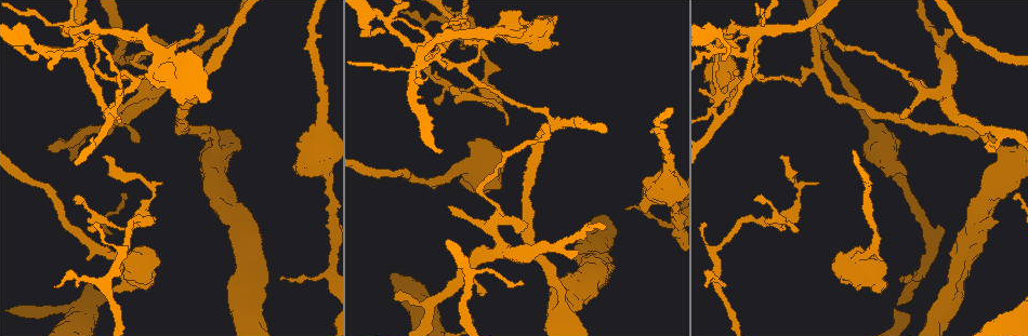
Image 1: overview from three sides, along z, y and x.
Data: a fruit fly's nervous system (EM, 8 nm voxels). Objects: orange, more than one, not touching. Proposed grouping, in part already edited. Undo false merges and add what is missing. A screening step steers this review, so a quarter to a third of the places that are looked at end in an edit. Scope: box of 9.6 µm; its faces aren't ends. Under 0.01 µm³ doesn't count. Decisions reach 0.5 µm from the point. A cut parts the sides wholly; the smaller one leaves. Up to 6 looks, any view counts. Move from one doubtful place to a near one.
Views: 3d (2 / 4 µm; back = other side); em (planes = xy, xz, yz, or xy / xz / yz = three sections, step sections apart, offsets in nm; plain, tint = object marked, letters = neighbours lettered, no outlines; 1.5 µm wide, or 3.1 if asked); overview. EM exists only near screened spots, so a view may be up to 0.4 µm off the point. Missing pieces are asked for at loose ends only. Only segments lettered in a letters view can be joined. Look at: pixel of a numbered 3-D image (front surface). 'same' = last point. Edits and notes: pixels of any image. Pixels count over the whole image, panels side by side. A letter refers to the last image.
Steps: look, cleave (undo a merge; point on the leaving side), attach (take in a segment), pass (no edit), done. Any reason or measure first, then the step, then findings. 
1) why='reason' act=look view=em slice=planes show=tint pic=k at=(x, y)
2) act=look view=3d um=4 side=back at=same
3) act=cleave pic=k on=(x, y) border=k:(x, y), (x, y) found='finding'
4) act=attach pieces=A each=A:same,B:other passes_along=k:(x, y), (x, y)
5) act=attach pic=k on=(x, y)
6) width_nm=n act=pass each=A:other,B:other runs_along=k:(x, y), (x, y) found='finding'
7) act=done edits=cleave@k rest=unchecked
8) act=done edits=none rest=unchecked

why='an open end' act=look view=em slice=xz step=4 show=letters pic=1 at=(710, 100)

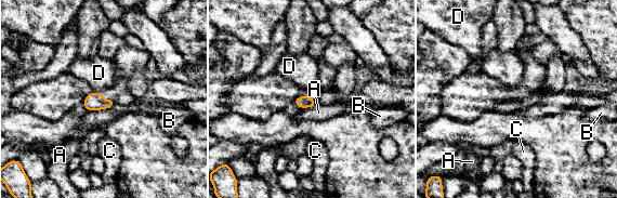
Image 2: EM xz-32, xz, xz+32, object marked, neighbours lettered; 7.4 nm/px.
act=pass each=A:other,B:other,C:other,D:other border=2:(94, 91), (102, 94) found='none of them fits'

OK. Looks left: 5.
why='branch stops here' act=look view=3d um=4 pic=1 at=(818, 25)

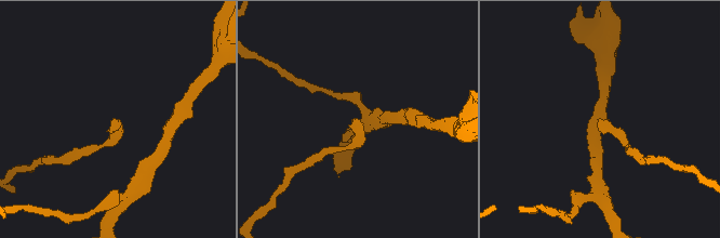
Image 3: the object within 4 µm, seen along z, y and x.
why='now the EM' act=look view=em slice=planes show=letters pic=3 at=(356, 121)

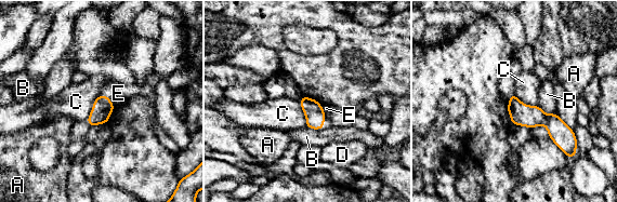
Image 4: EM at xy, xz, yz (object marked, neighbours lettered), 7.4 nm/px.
act=pass each=A:other,B:other,C:other,D:other,E:other border=4:(101, 94), (86, 119) found='no lettered segment goes on from it'

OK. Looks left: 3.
why='branch stops here' act=look view=3d um=4 pic=1 at=(944, 28)

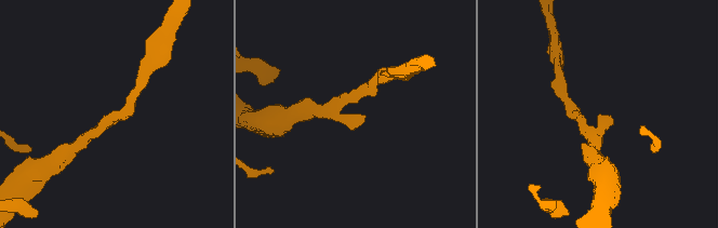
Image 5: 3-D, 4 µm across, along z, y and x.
why='shape alone is not enough' act=look view=em slice=yz step=8 show=tint pic=5 at=(601, 117)

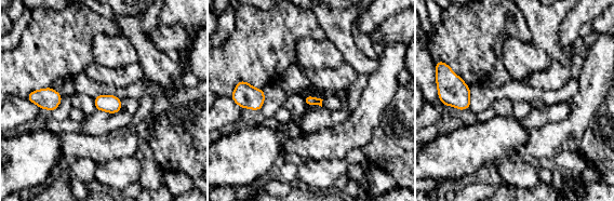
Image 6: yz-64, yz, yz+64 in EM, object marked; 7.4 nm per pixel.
act=look view=em slice=xz step=4 show=letters at=same

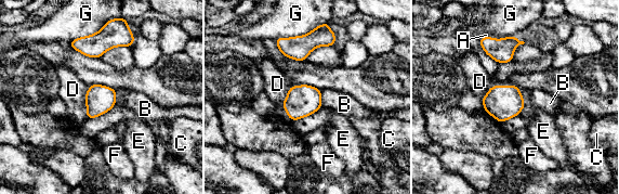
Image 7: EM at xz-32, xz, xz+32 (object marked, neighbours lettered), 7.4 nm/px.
width_nm=200 act=pass each=A:other,B:other,C:other,D:other,E:other,F:other,G:other border=7:(290, 86), (282, 108), (292, 120) found='none of them fits'

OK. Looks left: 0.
act=done edits=none rest=unchecked

